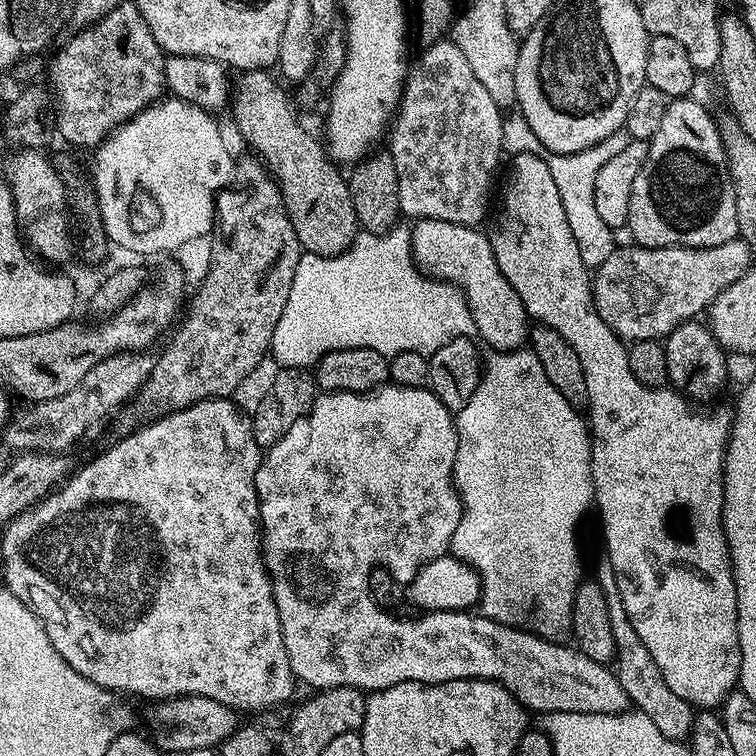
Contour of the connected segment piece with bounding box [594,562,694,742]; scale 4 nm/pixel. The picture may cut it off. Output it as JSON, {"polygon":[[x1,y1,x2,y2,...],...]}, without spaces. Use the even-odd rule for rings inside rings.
{"polygon":[[601,562,596,568,594,580,606,594,608,617,612,623,614,646,616,647,614,671,622,690,626,690,631,707,637,712,646,714,646,718,650,718,650,722,654,722,654,726,658,726,658,730,662,730,662,734,666,734,666,738,681,742,687,741,694,719,693,705,678,698,678,694,674,694,674,690,670,690,670,686,666,686,666,678,662,678,662,670,658,670,654,658,650,658,650,650,646,650,646,646,642,646,642,638,638,638,638,630,634,630,634,626,628,621,620,592,616,589,616,575,612,565]]}

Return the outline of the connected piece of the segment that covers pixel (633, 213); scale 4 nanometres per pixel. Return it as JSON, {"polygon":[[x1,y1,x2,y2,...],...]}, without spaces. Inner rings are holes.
{"polygon":[[676,98,662,114,662,126,658,126,650,141,648,163,641,166,630,194,628,224,639,247,713,248,739,237,735,186,717,121,712,121,708,110,696,100]]}

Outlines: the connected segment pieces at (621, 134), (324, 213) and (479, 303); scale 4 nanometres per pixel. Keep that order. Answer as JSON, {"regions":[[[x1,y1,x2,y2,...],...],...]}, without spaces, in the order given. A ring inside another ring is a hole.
{"regions":[[[508,114,504,116,502,126,502,142,504,152,515,154,525,152,535,156,543,156,546,166,553,176,554,182,558,185,558,194,562,197,562,210,566,210,566,222,570,222,570,234,574,234,574,242,578,242,578,254,582,254,582,262,589,270,595,270,610,258,610,254,616,251,618,241,614,237,614,229,602,220,595,206,595,179,598,177,598,170,602,169,604,163,616,154,625,150,632,142,632,135,627,127,619,128,614,134,610,134,602,142,590,146,581,152,574,154,558,154,557,152,546,151,542,142,538,142,538,134,530,130,530,122,519,114]],[[256,69,235,81,230,110,239,132,256,150,255,155,278,177,283,211,292,222,300,247,309,255,337,256,351,246,360,230,350,188,323,143,300,126,285,92,270,75,265,69]],[[442,219,416,220,411,227,413,263,433,279,455,284,467,299,468,309,475,322,475,333,493,351,515,351,521,347,530,332,530,317,521,296,506,280,494,258,492,241,477,227]]]}

